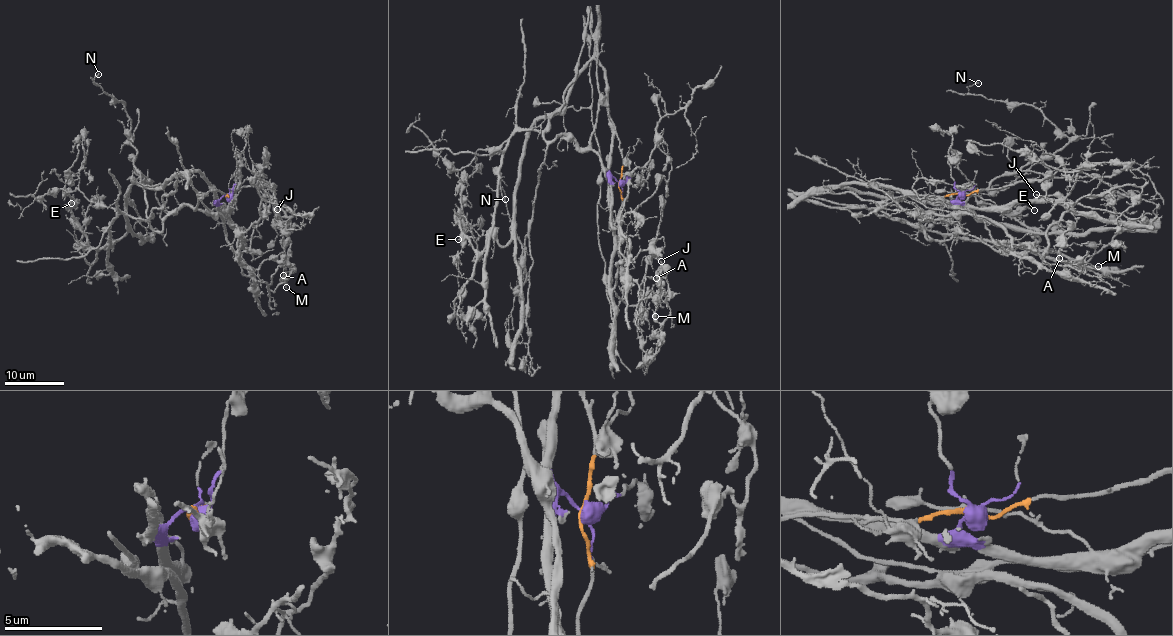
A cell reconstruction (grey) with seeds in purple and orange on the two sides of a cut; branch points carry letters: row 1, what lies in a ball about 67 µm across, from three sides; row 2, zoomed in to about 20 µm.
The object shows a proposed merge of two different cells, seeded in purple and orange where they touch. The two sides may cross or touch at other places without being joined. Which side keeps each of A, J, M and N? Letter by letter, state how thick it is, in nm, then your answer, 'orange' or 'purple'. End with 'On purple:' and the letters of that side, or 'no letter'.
A: 80 nm thick; purple
J: 150 nm thick; purple
M: 120 nm thick; purple
N: 120 nm thick; orange
On purple: A, J, M

